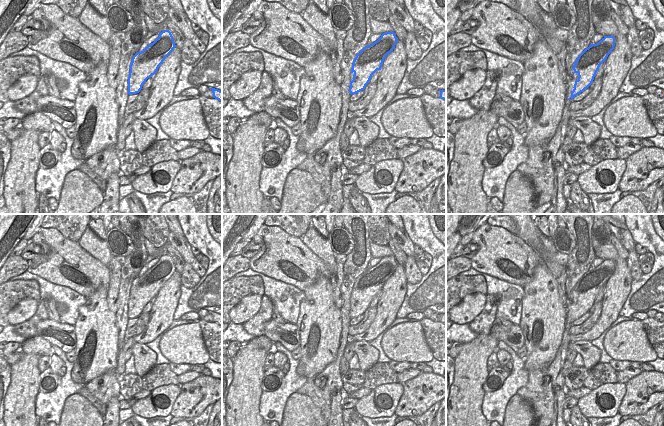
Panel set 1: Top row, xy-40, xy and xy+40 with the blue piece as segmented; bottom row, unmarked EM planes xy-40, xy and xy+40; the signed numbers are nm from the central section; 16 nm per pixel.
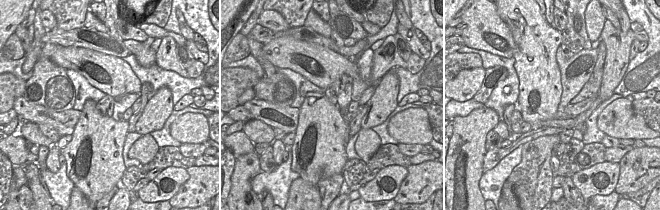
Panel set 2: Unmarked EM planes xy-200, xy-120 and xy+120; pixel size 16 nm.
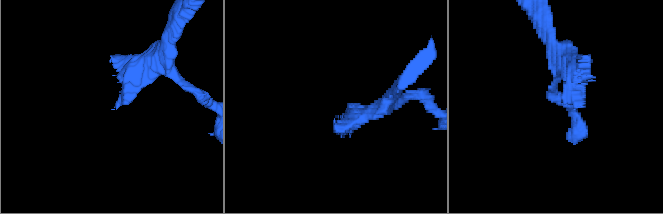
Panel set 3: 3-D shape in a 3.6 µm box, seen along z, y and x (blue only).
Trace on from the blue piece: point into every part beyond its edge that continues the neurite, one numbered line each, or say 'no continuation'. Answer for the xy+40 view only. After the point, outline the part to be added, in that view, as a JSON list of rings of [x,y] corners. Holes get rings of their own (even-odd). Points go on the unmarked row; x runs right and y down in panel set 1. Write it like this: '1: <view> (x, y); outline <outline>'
no continuation

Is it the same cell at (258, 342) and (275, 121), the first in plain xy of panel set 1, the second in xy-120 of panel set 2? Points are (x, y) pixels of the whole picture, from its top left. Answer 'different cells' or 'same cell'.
different cells

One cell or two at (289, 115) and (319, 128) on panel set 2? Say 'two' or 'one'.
two

